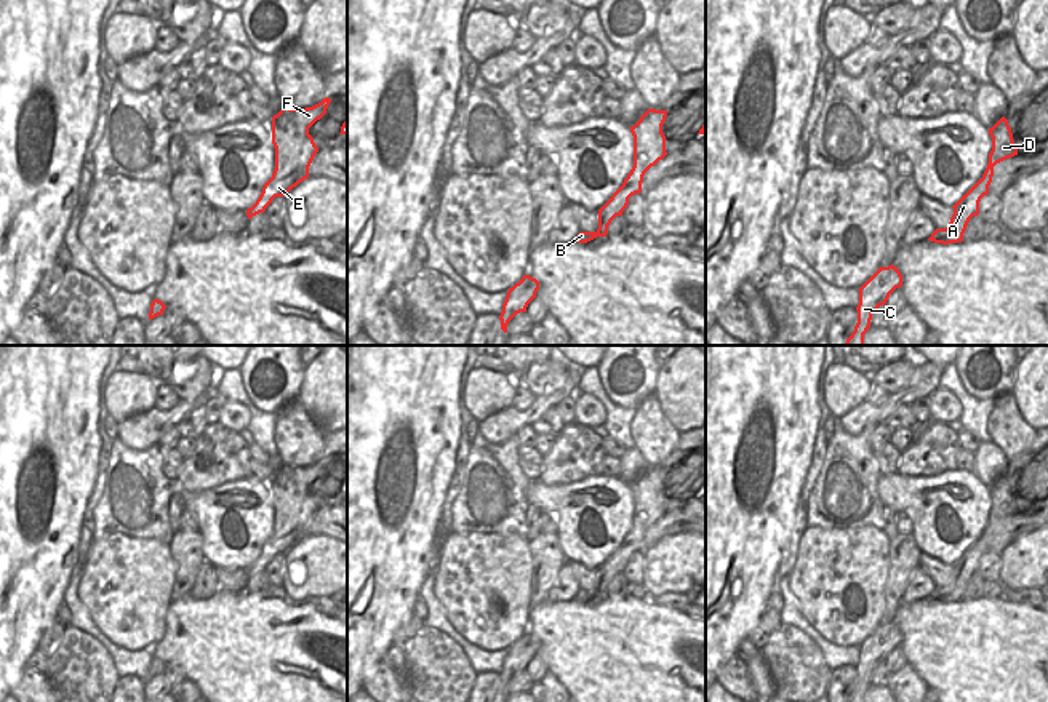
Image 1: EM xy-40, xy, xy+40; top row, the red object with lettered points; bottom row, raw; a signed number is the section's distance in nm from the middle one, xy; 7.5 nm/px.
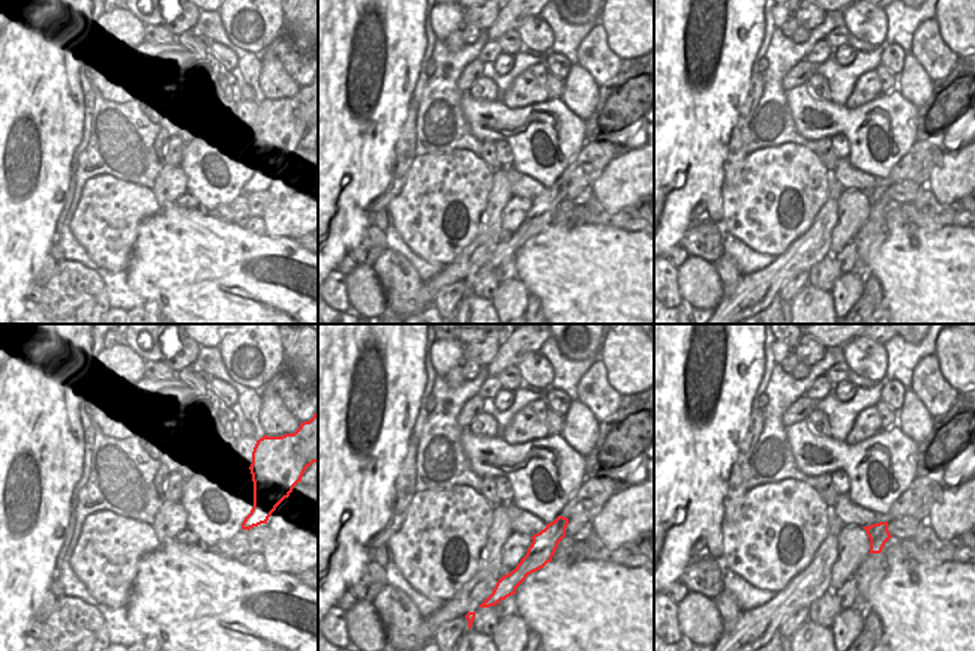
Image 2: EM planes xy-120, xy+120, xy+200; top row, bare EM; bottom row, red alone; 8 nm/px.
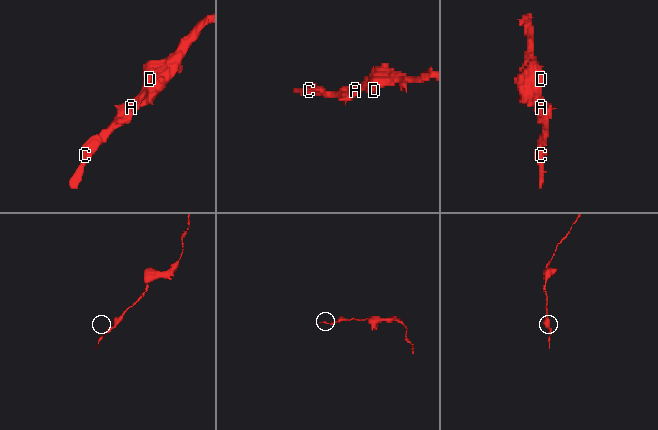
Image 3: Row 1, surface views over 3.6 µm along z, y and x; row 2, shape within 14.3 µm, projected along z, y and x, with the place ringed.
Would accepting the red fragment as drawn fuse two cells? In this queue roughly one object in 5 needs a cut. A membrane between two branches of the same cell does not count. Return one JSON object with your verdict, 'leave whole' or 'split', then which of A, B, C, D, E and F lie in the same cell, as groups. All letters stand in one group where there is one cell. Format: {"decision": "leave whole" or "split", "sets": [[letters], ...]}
{"decision": "leave whole", "sets": [["A", "B", "C", "D", "E", "F"]]}

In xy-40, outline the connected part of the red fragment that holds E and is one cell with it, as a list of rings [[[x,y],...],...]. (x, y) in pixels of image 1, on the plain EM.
[[[331,457],[306,467],[283,465],[272,475],[272,502],[275,505],[275,528],[264,542],[256,561],[246,568],[248,577],[264,571],[275,555],[285,555],[293,545],[309,536],[309,525],[318,510],[309,486],[320,478]]]

